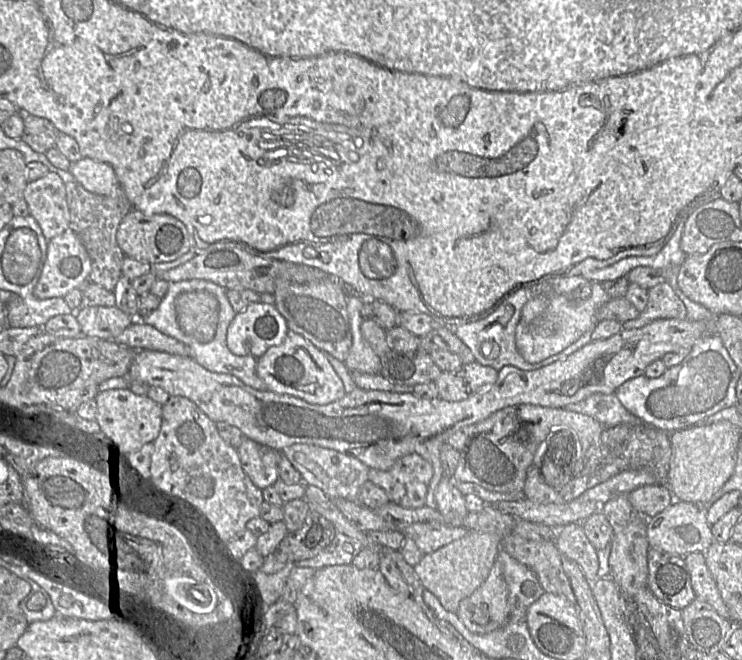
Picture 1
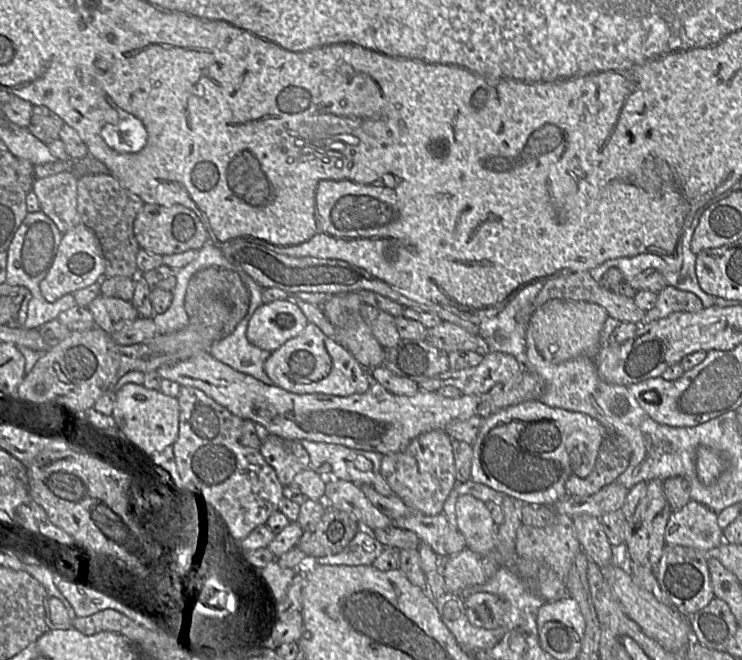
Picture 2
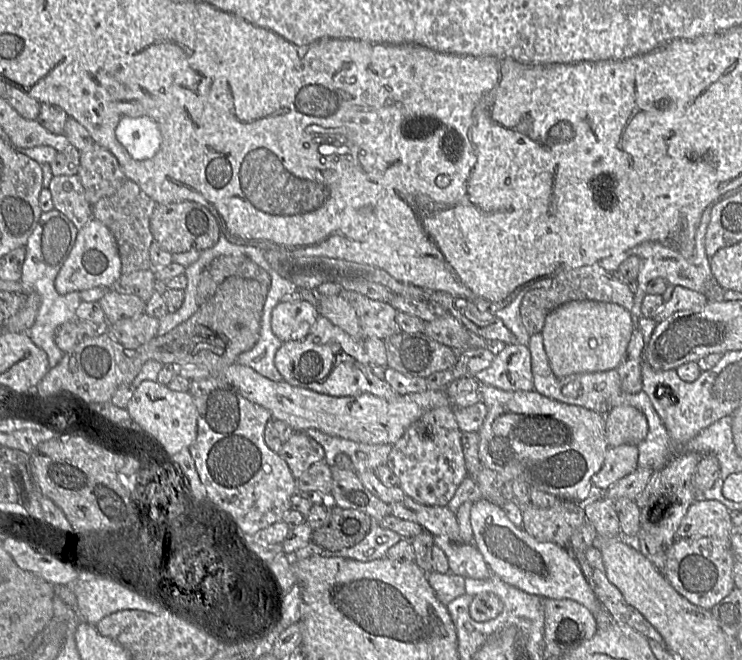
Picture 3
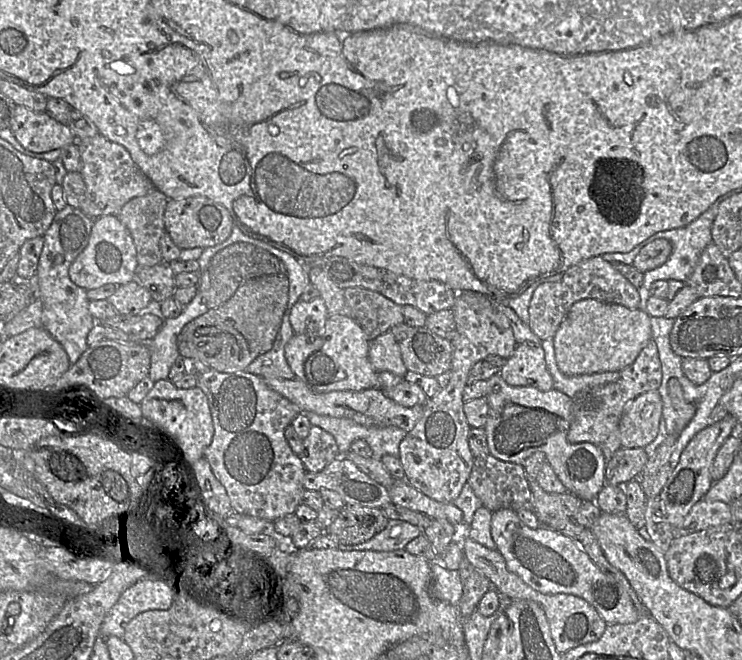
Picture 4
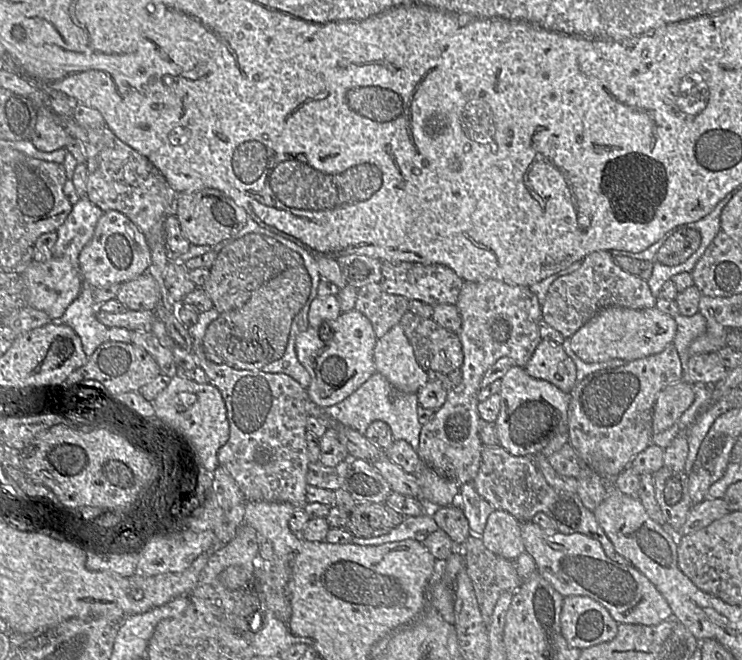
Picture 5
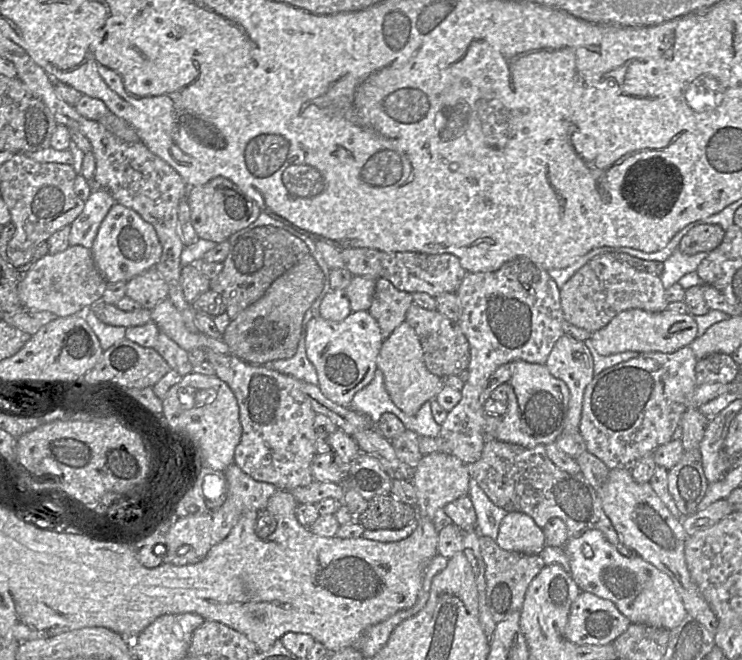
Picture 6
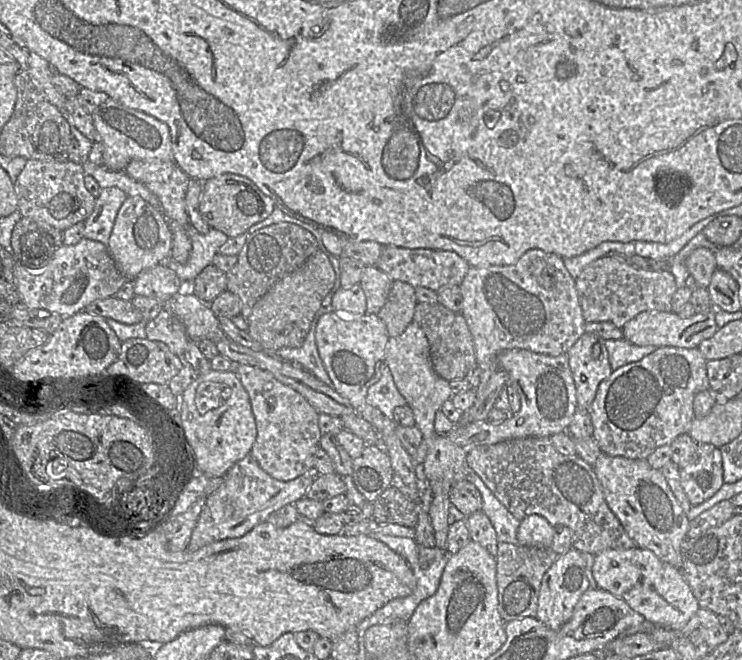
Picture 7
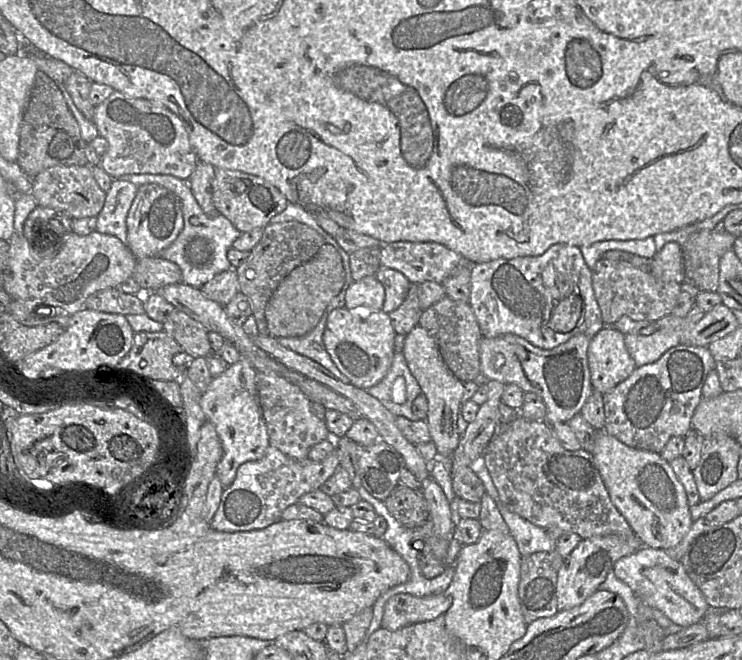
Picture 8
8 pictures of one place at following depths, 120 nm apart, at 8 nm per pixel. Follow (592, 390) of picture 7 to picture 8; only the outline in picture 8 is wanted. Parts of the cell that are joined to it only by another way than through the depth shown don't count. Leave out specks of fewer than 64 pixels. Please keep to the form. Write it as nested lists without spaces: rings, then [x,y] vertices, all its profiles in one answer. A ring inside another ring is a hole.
[[[604,327],[591,338],[587,357],[591,385],[603,395],[637,368],[625,346],[625,335],[613,327]]]

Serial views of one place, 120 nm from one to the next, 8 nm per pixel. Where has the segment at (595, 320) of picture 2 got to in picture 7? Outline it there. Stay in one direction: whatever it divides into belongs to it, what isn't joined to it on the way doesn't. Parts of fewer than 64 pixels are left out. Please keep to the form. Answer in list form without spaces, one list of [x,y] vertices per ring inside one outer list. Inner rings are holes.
[[[715,308],[706,313],[696,313],[689,318],[681,318],[672,311],[644,311],[622,327],[623,339],[635,345],[677,348],[697,348],[703,340],[712,337],[718,329],[715,322]]]

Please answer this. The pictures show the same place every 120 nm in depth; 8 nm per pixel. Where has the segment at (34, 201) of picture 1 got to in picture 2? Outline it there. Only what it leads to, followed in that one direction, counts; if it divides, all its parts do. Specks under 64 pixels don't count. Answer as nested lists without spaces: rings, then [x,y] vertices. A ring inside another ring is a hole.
[[[60,172],[35,179],[31,192],[39,201],[40,211],[64,234],[81,224],[77,212],[77,179],[73,172]]]

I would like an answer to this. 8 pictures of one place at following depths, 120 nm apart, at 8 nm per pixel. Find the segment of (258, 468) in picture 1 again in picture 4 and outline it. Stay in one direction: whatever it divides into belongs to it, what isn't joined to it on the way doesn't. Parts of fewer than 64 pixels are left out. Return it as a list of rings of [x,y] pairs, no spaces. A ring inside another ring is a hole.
[[[312,426],[303,440],[302,452],[298,455],[306,472],[320,472],[339,456],[335,438],[320,427]]]

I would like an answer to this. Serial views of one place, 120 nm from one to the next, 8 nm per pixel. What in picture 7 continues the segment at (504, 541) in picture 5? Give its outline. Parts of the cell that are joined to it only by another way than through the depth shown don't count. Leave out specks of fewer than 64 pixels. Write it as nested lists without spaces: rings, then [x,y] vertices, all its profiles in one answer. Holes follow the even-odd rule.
[[[537,514],[523,518],[517,530],[517,540],[521,546],[550,548],[553,536],[554,527]]]

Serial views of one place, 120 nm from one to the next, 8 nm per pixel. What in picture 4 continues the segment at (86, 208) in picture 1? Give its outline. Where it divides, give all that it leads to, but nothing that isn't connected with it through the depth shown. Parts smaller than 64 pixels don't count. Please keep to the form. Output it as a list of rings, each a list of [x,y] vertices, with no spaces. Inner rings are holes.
[[[153,189],[146,195],[129,200],[117,214],[133,239],[139,268],[162,263],[160,238],[165,232],[167,202],[165,194]]]

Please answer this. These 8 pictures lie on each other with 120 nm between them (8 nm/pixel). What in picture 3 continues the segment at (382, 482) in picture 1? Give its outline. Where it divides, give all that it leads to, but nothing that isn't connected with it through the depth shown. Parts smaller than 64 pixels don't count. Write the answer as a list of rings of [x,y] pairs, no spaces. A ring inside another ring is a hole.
[[[451,405],[431,409],[410,425],[404,435],[393,445],[386,463],[398,478],[398,486],[406,496],[426,506],[447,506],[462,480],[468,476],[461,435],[462,432],[454,415],[454,407]]]

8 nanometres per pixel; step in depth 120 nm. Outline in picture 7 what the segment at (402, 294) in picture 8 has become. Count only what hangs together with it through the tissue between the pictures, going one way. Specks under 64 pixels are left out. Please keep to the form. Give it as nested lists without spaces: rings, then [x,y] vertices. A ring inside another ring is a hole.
[[[377,266],[366,267],[360,287],[366,296],[366,314],[378,314],[386,303],[393,280]]]

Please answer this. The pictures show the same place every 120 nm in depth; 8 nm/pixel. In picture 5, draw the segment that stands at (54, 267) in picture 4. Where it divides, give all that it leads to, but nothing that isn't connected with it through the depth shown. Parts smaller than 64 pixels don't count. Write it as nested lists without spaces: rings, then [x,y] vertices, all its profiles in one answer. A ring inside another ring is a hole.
[[[86,196],[74,204],[66,220],[56,230],[53,257],[68,258],[78,269],[80,252],[92,239],[96,224],[103,213]],[[83,281],[80,294],[68,306],[59,320],[71,327],[80,337],[83,351],[88,357],[107,341],[108,331],[108,328],[96,317],[97,306],[93,300],[93,289]]]

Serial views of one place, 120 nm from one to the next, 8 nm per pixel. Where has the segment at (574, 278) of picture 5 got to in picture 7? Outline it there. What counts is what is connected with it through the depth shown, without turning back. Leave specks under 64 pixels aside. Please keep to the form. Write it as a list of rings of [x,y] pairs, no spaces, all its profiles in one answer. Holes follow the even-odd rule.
[[[606,255],[591,262],[575,279],[582,314],[587,323],[612,322],[622,328],[644,311],[672,311],[671,299],[677,285],[669,270],[647,271]]]

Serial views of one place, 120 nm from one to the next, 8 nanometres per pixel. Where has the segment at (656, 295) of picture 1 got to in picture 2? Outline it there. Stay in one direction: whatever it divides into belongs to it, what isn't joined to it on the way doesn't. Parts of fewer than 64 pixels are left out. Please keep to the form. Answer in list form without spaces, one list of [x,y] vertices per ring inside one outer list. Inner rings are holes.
[[[667,285],[657,293],[655,306],[645,312],[639,324],[650,324],[674,312],[698,312],[702,308],[701,300],[693,293]]]

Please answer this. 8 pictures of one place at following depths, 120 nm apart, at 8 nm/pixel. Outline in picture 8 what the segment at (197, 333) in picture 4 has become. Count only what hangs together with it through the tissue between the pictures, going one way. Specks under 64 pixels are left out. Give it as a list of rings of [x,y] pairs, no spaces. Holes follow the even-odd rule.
[[[326,244],[308,262],[295,268],[277,287],[265,307],[268,335],[300,337],[309,333],[319,322],[326,307],[339,294],[345,282],[342,258],[336,248]]]

